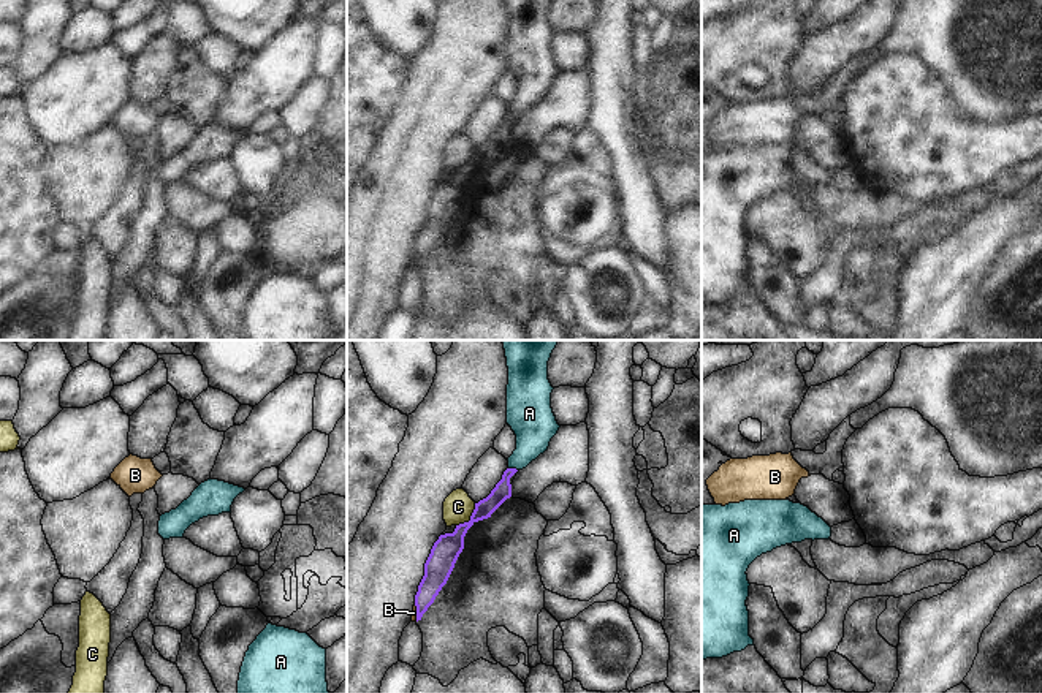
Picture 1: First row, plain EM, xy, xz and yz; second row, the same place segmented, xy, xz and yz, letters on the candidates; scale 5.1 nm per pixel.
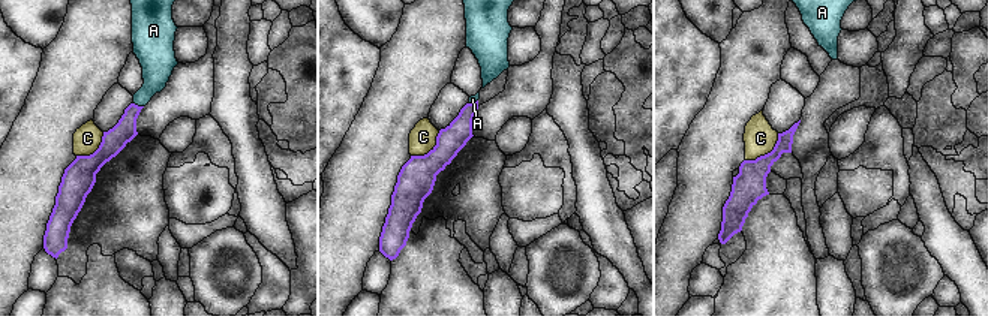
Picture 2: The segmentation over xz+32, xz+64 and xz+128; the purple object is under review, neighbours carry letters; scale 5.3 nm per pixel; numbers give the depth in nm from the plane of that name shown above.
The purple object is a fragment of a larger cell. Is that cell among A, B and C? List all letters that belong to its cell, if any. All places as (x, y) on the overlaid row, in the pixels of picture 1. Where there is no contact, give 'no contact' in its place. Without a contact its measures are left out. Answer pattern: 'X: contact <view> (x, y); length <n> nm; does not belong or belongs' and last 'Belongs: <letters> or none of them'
A: contact xz (513, 469); length 50 nm; belongs
B: contact xz (417, 613); length 90 nm; does not belong
C: contact xz (471, 518); length 160 nm; does not belong
Belongs: A

